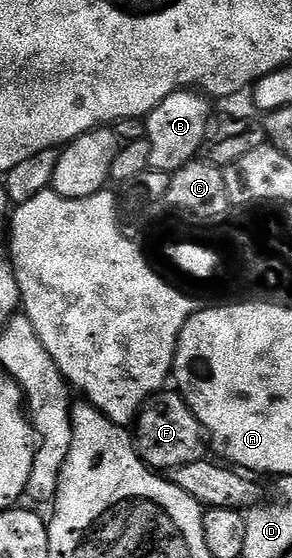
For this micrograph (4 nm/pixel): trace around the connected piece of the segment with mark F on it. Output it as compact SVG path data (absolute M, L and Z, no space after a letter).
M163 390L147 401L146 406L142 408L137 417L137 427L138 454L141 455L143 463L155 472L173 473L176 468L192 465L207 454L208 443L204 438L202 424L192 413L190 406L182 400L182 396L173 390Z

